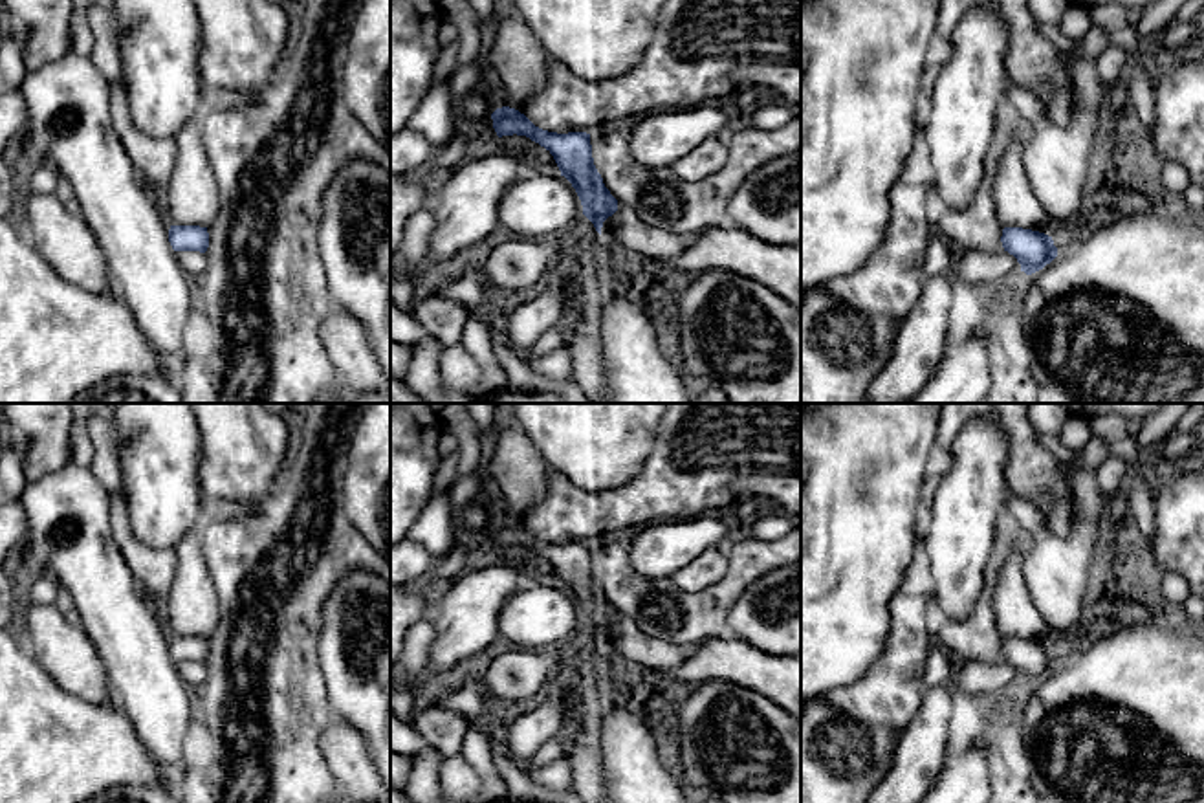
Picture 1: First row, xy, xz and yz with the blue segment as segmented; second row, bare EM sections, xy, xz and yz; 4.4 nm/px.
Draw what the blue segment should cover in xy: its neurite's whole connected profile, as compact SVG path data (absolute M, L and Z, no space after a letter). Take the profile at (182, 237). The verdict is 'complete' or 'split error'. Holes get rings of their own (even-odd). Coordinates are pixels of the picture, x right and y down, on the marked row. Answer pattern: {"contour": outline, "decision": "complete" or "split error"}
{"contour": "M170 226L169 242L174 251L205 253L209 248L209 233L207 227L200 226Z", "decision": "complete"}

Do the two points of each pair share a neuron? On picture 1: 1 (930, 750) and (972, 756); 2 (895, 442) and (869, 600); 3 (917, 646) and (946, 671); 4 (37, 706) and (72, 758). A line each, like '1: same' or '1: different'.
1: different
2: same
3: different
4: same

